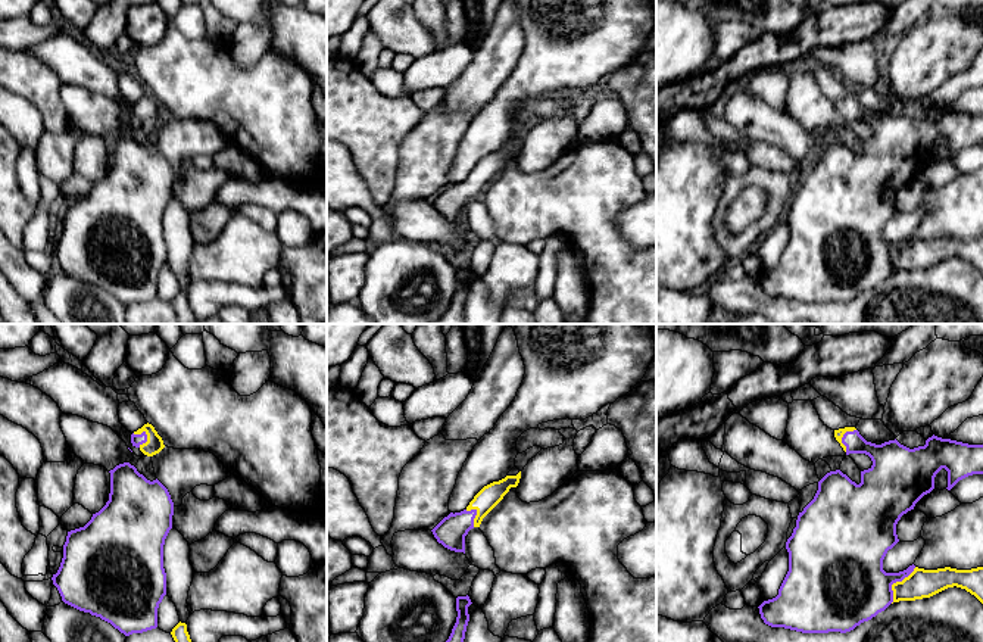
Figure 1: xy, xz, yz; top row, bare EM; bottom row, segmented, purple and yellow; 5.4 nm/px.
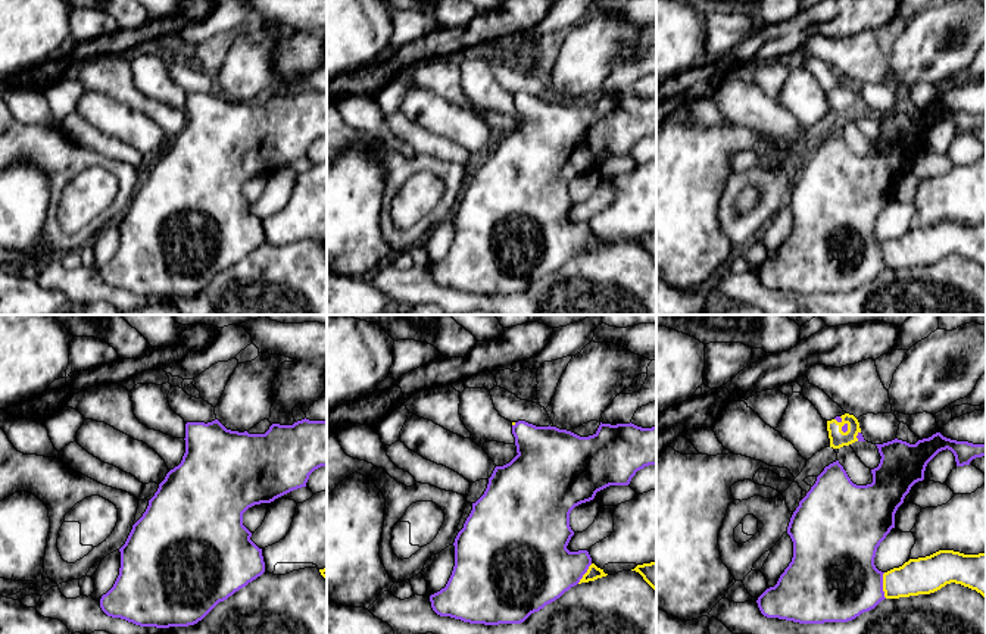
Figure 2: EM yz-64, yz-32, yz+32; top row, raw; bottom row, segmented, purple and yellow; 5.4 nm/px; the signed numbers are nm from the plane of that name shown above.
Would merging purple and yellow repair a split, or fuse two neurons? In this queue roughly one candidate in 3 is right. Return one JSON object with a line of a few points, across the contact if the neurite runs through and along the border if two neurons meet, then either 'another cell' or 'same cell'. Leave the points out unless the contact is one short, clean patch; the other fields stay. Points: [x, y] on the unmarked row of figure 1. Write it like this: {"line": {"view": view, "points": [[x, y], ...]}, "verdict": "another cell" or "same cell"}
{"verdict": "another cell"}

